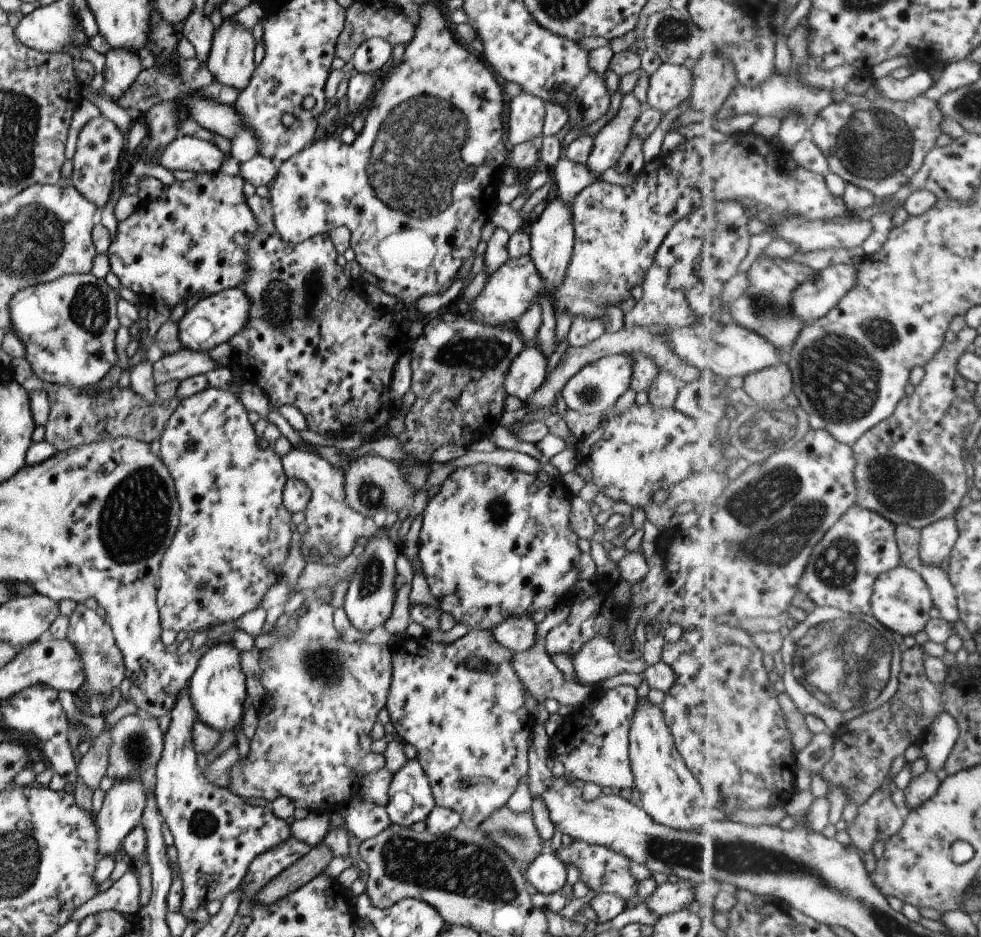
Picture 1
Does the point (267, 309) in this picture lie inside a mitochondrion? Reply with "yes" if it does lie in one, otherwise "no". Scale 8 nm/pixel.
yes

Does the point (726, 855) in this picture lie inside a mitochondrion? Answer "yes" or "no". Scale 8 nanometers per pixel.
yes

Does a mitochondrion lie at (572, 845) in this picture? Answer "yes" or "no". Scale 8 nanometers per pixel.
no

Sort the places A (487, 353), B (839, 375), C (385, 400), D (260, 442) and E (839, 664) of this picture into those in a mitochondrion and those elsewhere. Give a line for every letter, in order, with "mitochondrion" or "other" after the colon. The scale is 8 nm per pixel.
A: mitochondrion
B: mitochondrion
C: other
D: other
E: mitochondrion

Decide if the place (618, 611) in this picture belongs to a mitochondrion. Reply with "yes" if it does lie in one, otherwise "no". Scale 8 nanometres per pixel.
no

